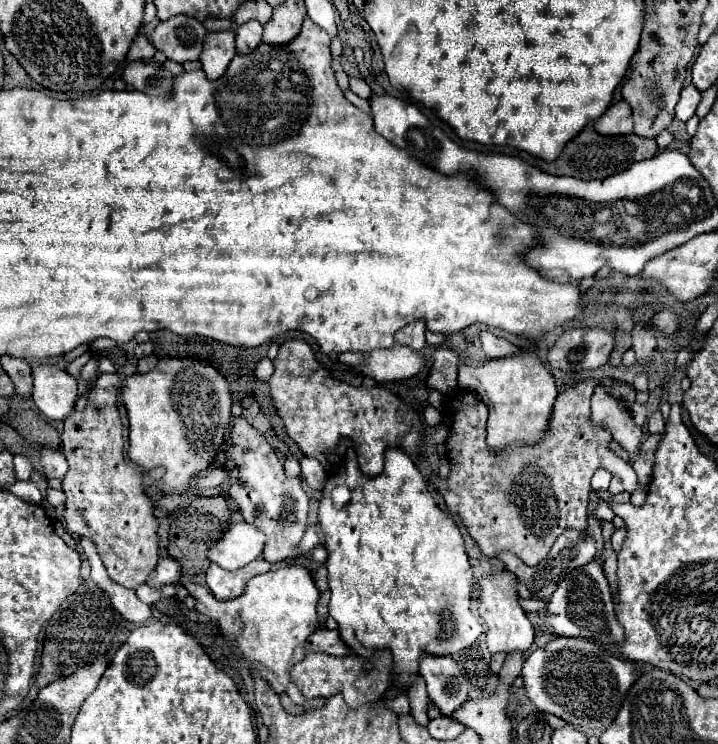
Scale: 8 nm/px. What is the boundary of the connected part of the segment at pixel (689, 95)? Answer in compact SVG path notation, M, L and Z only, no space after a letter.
M686 85L680 93L680 101L676 105L676 117L680 121L688 121L694 113L696 113L696 107L700 103L700 91L694 89L694 85Z

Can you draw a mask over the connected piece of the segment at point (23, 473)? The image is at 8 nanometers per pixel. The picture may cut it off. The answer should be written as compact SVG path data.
M14 455L14 465L16 465L16 479L27 481L32 475L32 463L24 455Z

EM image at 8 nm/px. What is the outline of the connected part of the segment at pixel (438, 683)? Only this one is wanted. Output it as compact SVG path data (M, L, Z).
M422 657L420 675L426 681L430 701L440 713L454 713L468 699L468 685L452 657Z

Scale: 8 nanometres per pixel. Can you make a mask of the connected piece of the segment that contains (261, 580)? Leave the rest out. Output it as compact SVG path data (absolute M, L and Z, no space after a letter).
M282 565L276 571L268 571L264 575L256 575L248 581L246 591L228 601L216 601L214 595L188 581L184 583L188 593L196 597L196 607L200 613L218 621L220 635L228 639L236 653L240 653L246 661L258 665L254 667L256 677L268 681L268 685L280 695L290 683L290 669L306 655L306 639L318 627L316 603L318 589L312 581L312 575L304 567Z

